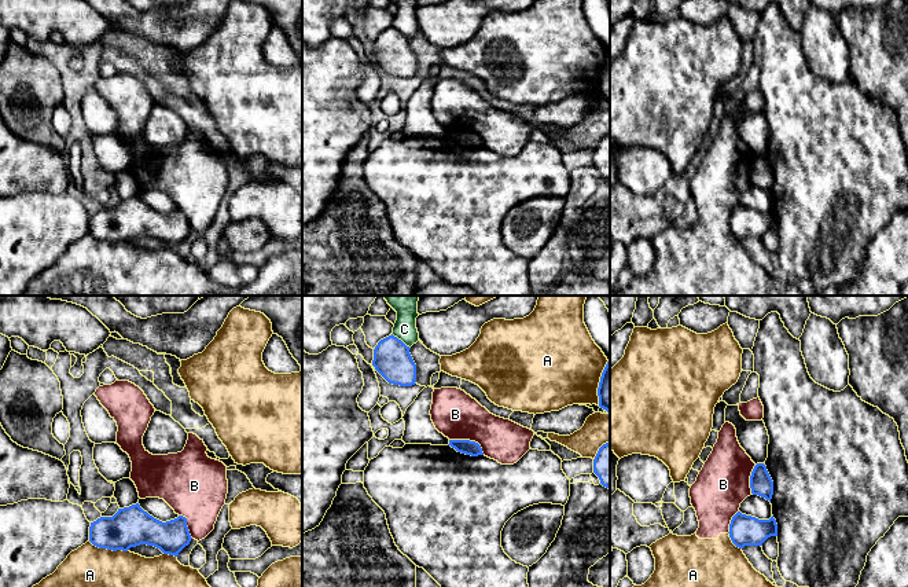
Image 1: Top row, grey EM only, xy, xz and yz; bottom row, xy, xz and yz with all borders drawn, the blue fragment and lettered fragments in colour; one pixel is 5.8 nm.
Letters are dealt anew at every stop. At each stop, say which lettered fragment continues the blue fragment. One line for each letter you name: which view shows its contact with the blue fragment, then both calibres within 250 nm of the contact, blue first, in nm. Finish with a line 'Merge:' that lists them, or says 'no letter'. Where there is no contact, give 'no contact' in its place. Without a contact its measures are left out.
Merge: no letter

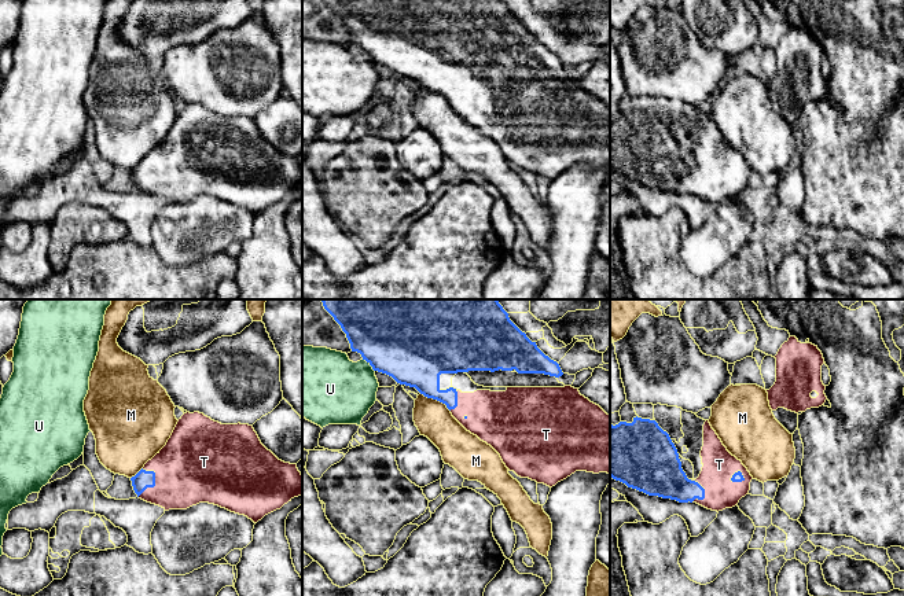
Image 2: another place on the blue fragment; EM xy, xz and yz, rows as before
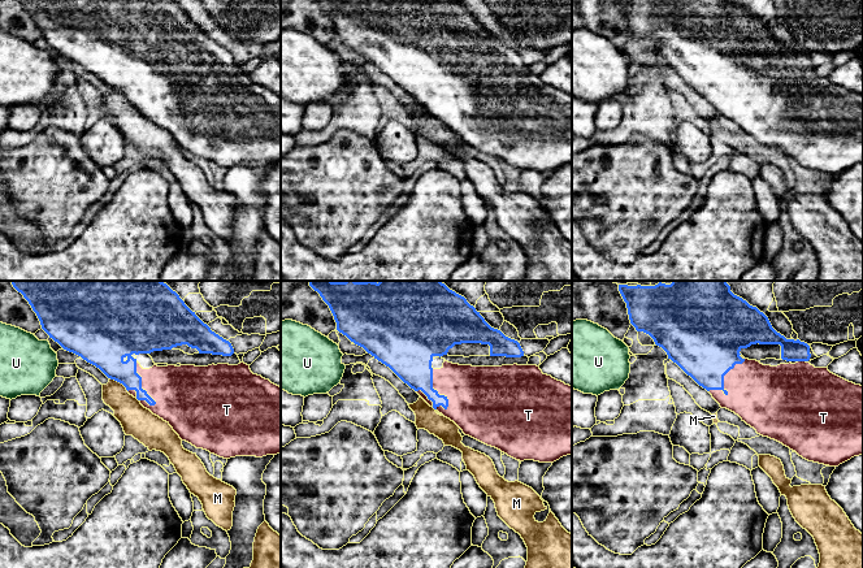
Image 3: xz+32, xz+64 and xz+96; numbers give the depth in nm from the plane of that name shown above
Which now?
T: contact in xy; calibres 110 and 420 nm
Merge: T

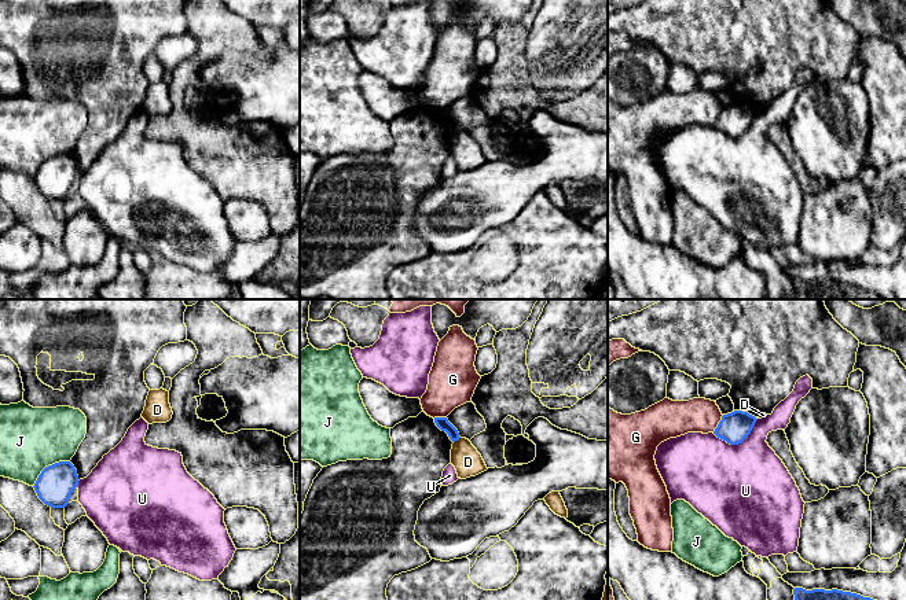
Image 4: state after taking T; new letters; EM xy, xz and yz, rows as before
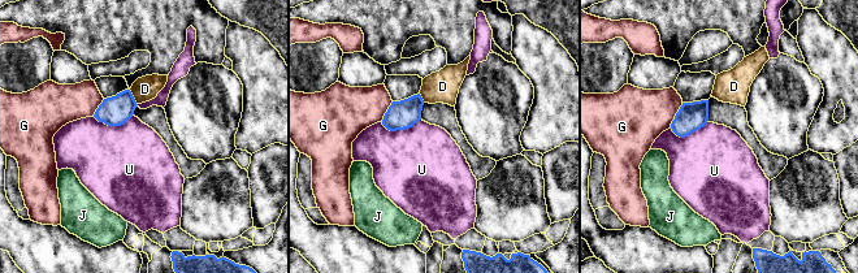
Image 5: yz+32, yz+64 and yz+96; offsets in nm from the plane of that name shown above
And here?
Merge: no letter

